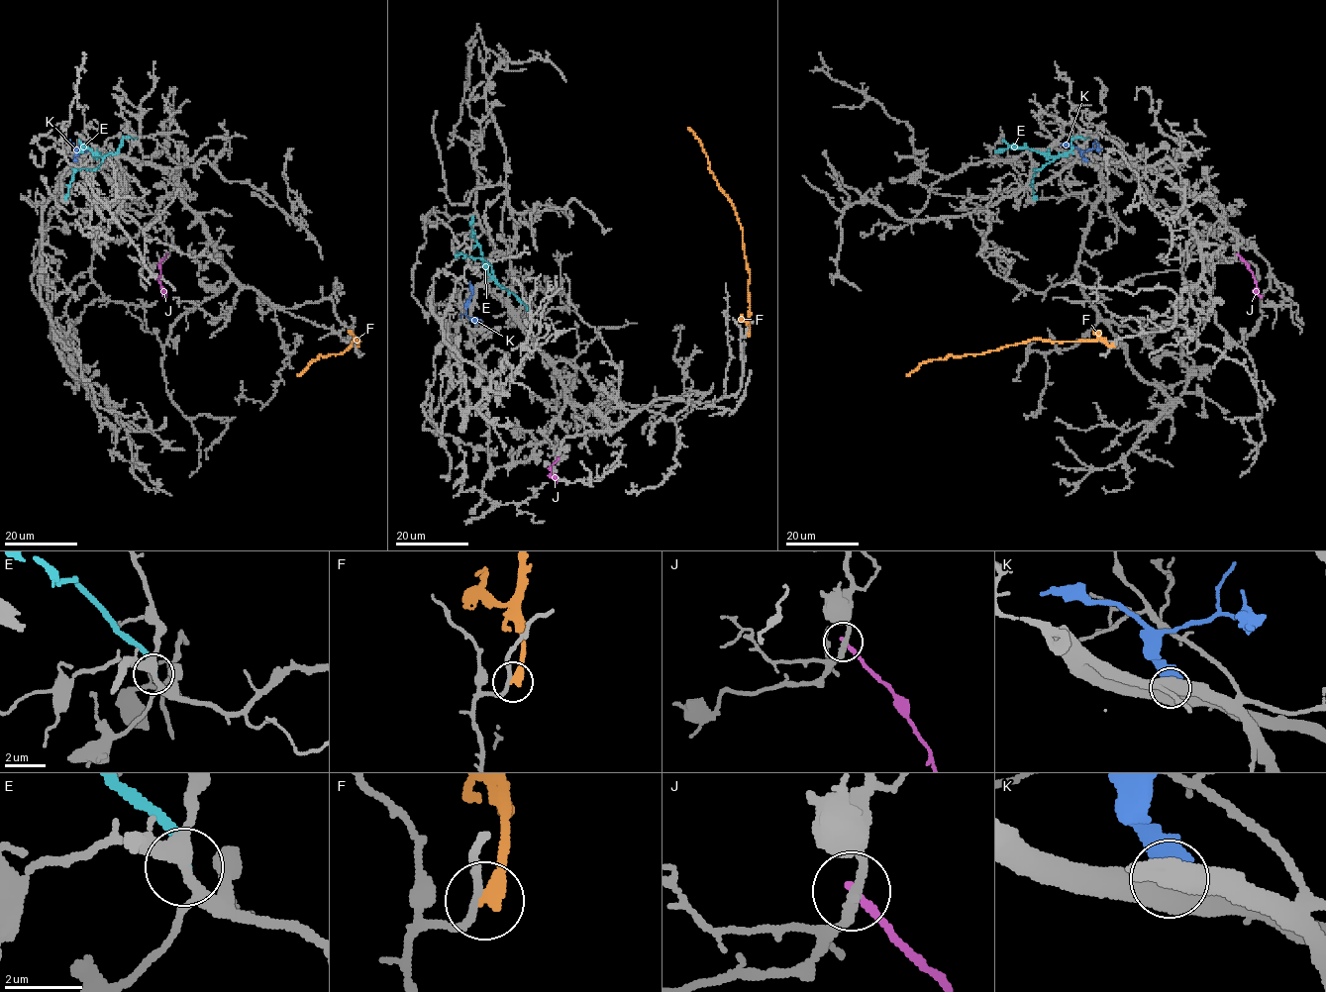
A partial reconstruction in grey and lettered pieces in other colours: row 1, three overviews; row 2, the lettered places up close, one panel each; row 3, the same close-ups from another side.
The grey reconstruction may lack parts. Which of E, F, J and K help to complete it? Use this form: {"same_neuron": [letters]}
{"same_neuron": []}

